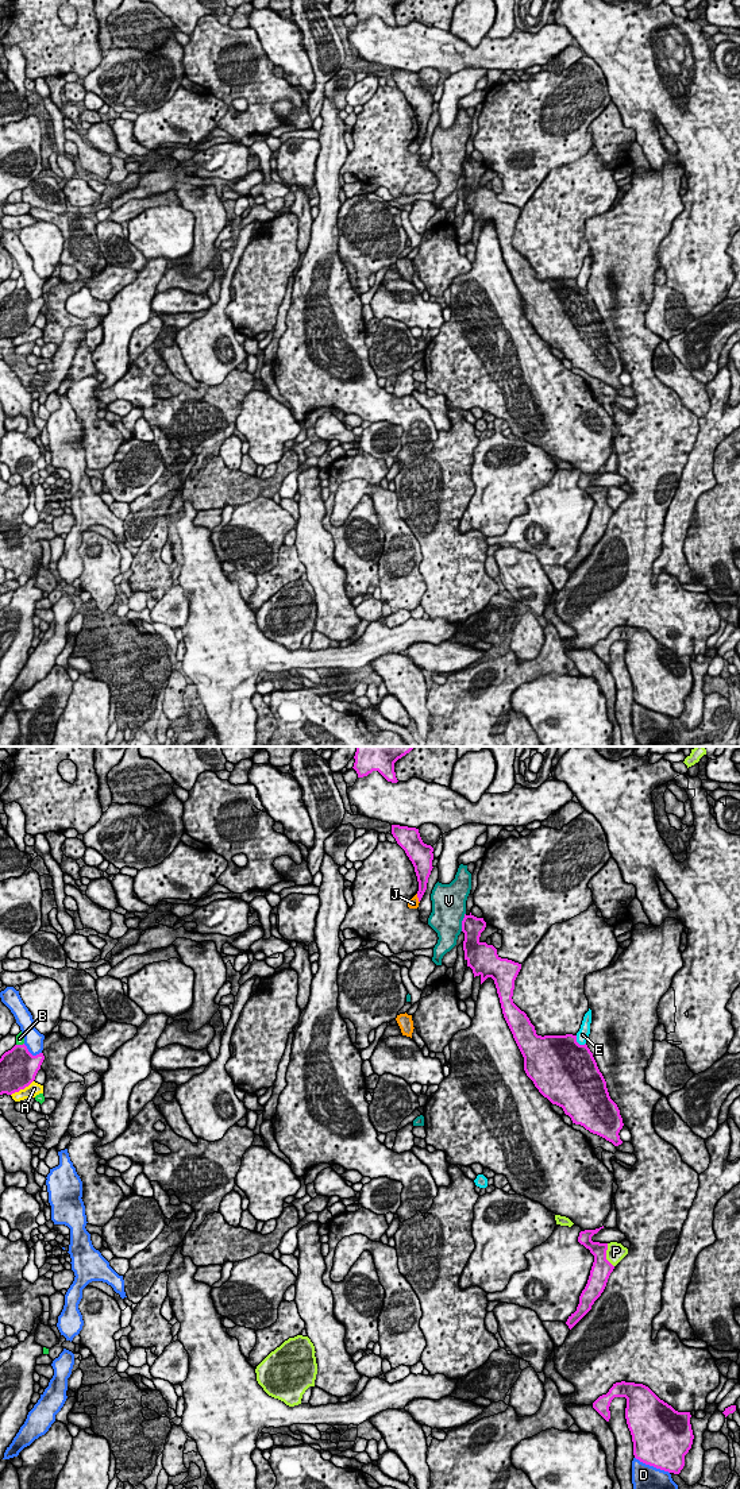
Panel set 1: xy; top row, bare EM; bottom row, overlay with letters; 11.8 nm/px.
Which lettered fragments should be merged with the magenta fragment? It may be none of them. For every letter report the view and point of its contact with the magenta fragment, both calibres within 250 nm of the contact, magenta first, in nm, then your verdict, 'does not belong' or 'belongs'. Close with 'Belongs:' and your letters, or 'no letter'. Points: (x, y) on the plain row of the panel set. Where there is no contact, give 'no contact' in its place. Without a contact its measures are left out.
A: contact xy (22, 332); calibres 440 and 160 nm; does not belong
B: contact xy (19, 289); calibres 420 and 100 nm; does not belong
D: contact xy (652, 709); calibres 550 and 420 nm; does not belong
E: contact xy (577, 286); calibres 500 and 140 nm; does not belong
J: contact xy (417, 141); calibres 130 and 130 nm; does not belong
P: contact xy (605, 500); calibres 240 and 220 nm; does not belong
V: contact xy (462, 166); calibres 240 and 420 nm; does not belong
Belongs: no letter

